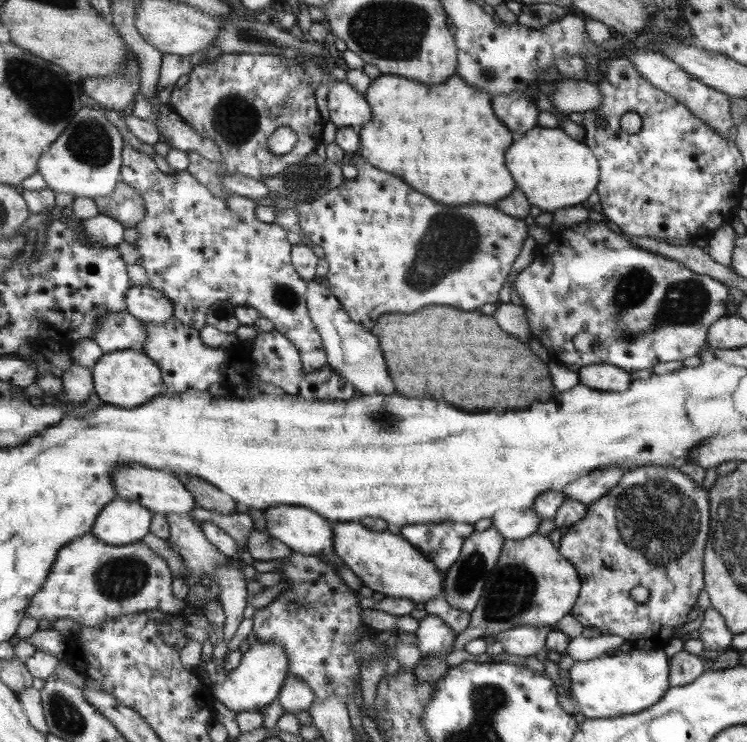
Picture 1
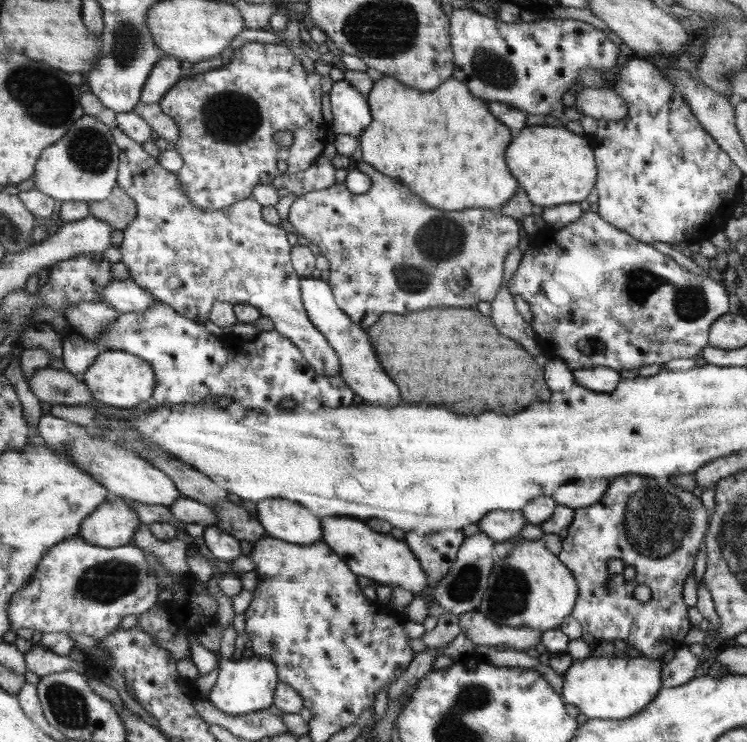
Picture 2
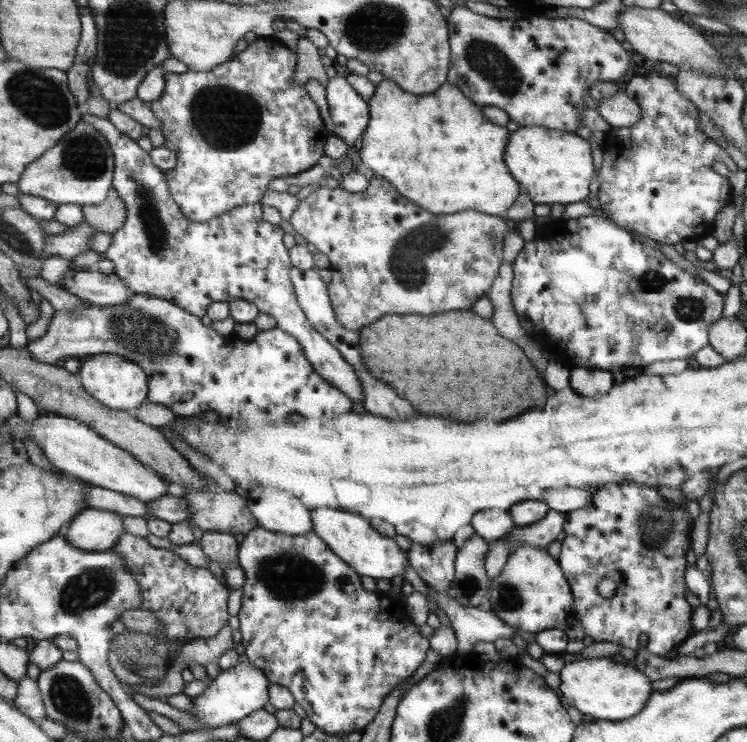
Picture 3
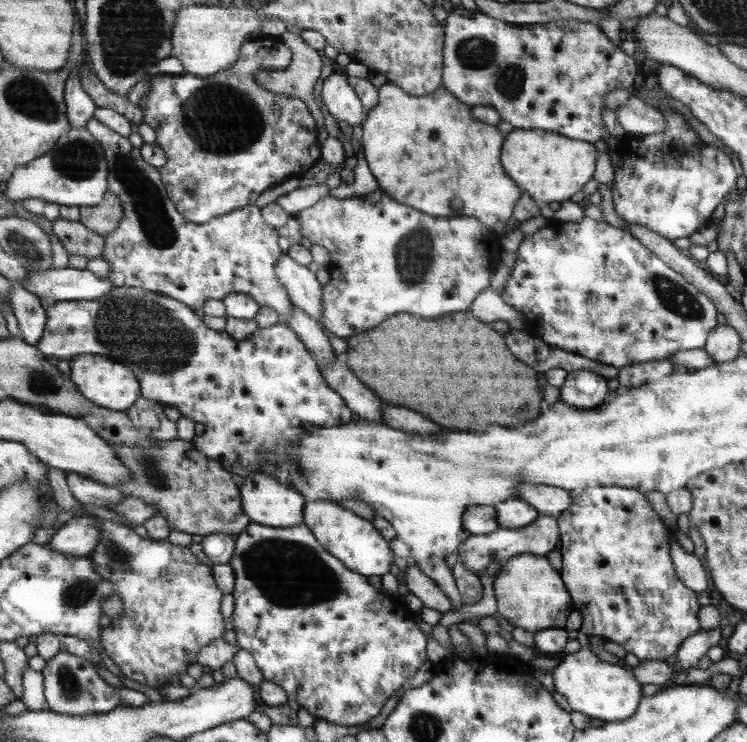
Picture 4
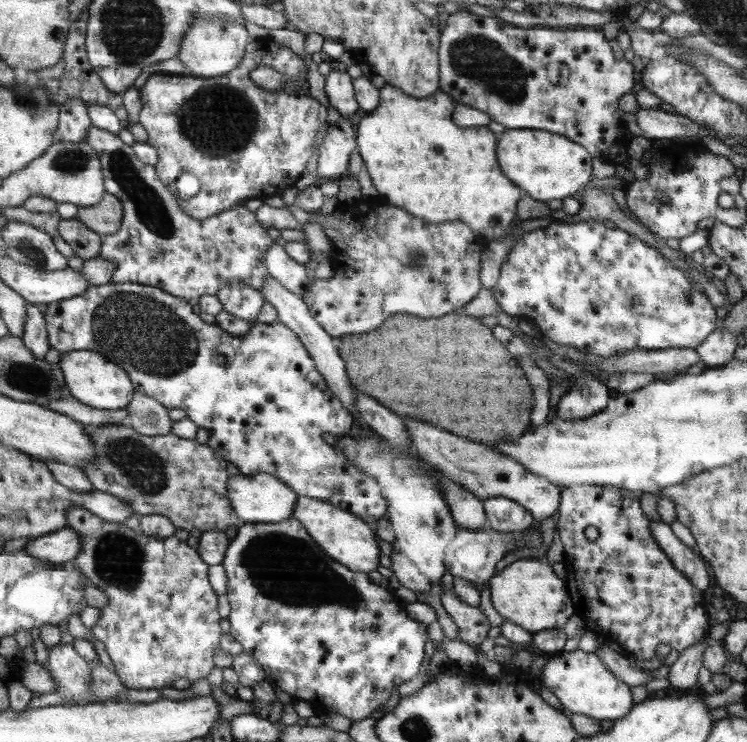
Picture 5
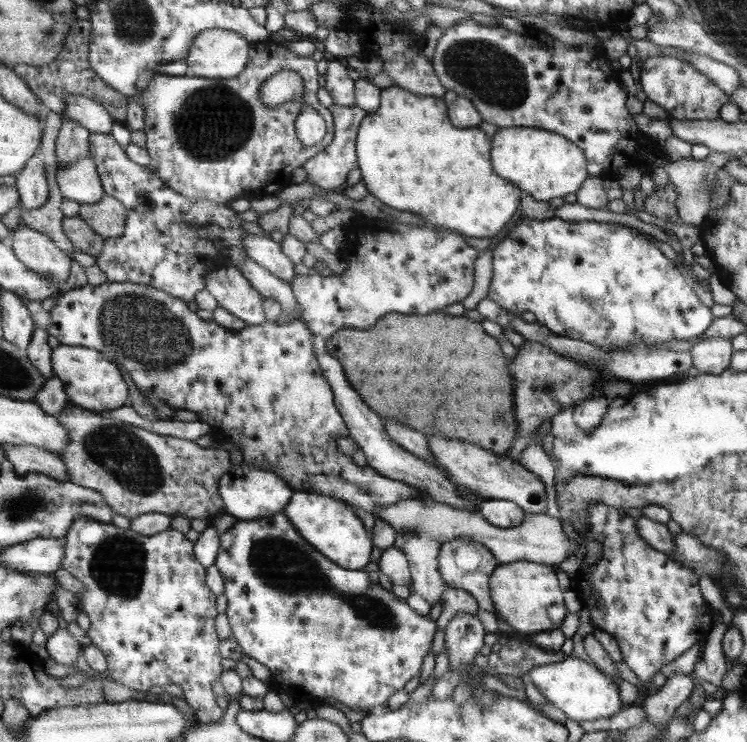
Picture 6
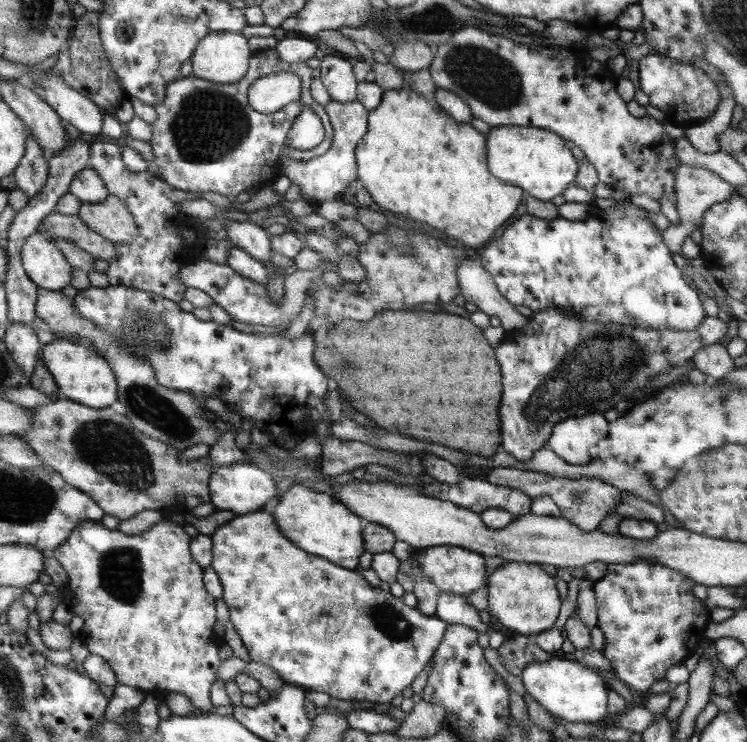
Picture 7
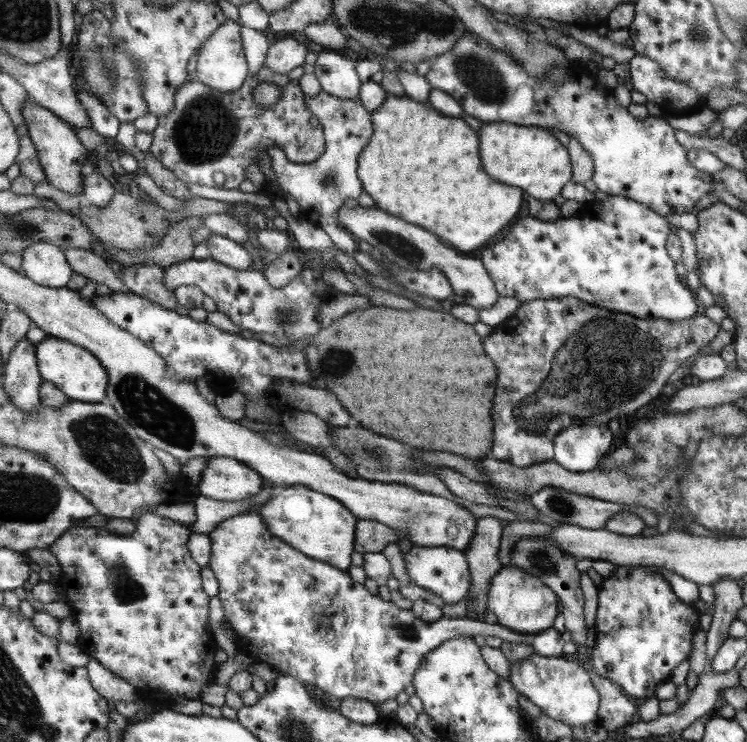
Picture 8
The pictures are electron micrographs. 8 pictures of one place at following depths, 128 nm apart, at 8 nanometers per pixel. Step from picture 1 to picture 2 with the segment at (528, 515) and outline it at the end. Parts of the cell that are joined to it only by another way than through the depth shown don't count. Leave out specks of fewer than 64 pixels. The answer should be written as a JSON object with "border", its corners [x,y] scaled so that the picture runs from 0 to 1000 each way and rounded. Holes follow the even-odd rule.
{"border":[[[657,687],[637,705],[640,714],[664,732],[692,722],[704,704],[697,689]]]}

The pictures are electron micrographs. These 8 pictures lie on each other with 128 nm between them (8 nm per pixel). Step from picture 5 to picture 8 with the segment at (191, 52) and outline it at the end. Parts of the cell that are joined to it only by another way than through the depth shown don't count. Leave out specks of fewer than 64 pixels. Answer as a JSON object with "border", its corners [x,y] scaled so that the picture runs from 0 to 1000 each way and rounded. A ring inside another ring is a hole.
{"border":[[[305,26],[299,28],[299,32],[292,35],[266,63],[266,74],[261,86],[261,108],[274,116],[303,127],[321,120],[328,112],[332,97],[323,65],[323,51],[320,51],[320,32]]]}

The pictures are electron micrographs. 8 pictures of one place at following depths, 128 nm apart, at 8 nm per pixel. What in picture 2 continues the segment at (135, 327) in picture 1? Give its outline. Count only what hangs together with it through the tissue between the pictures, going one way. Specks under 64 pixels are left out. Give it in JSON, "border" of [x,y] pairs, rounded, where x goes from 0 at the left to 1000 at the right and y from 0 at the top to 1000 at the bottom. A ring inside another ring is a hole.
{"border":[[[111,406],[87,410],[84,427],[92,441],[118,460],[130,456],[143,437],[149,437],[159,422],[151,414],[133,406]]]}

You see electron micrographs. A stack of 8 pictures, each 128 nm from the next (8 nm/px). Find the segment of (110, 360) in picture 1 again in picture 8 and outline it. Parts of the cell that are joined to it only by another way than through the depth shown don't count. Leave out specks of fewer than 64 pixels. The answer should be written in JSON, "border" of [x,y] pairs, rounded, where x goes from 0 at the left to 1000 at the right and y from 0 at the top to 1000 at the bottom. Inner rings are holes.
{"border":[[[62,453],[48,468],[47,484],[56,513],[78,522],[95,540],[135,543],[135,539],[141,539],[138,528],[142,528],[146,513],[142,497],[118,472],[100,466],[88,457],[79,457],[76,453]]]}

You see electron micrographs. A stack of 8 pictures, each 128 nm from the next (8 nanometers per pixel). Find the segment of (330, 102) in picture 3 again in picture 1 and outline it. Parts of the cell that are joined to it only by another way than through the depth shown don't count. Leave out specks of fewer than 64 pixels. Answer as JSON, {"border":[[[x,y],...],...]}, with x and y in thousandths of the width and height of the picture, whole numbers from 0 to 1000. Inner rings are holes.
{"border":[[[447,111],[438,127],[438,147],[440,163],[450,173],[467,171],[479,178],[483,170],[490,168],[499,159],[490,131],[478,124],[467,112]]]}

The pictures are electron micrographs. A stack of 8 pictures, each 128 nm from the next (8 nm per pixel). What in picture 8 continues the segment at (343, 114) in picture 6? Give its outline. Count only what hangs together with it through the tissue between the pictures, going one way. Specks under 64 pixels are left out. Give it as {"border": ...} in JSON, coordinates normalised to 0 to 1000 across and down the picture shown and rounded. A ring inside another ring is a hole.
{"border":[[[431,121],[419,131],[410,131],[410,146],[431,170],[435,187],[434,205],[419,218],[400,221],[384,214],[373,199],[357,202],[369,249],[356,244],[352,260],[361,268],[369,261],[379,265],[387,261],[400,275],[400,288],[410,301],[427,306],[439,315],[448,334],[470,344],[479,333],[475,332],[470,315],[451,302],[451,292],[459,270],[462,267],[479,270],[486,257],[479,237],[475,237],[475,226],[479,226],[479,213],[483,212],[485,202],[489,202],[501,178],[497,152],[478,133],[455,133]]]}

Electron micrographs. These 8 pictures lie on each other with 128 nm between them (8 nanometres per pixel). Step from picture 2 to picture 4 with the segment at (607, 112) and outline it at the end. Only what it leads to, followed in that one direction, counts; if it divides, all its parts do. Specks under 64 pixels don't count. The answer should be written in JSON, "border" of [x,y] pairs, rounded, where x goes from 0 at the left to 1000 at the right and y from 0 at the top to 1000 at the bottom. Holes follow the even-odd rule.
{"border":[[[850,125],[822,151],[829,170],[841,181],[870,183],[890,177],[890,167],[882,151],[861,137]]]}

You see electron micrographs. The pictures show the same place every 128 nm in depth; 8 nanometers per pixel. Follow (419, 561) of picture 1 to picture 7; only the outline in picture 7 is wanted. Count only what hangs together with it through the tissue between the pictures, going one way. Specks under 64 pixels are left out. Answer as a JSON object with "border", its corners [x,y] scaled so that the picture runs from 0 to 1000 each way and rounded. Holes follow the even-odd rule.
{"border":[[[392,651],[371,674],[365,693],[372,713],[395,735],[430,753],[438,753],[448,763],[463,768],[478,765],[481,749],[489,741],[483,728],[483,704],[470,693],[470,687],[451,671],[435,664],[424,664],[403,651]]]}

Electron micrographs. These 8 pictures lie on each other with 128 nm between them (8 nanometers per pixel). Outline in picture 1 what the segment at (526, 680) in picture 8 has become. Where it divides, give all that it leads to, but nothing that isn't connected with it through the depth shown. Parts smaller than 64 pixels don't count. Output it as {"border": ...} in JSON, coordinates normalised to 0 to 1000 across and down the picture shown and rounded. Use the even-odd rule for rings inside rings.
{"border":[[[843,873],[842,879],[839,877],[826,879],[825,883],[807,883],[795,887],[794,889],[768,892],[767,896],[760,902],[762,919],[763,919],[762,929],[764,929],[764,933],[759,935],[759,938],[767,942],[770,946],[772,946],[776,960],[775,964],[783,969],[818,968],[818,965],[826,966],[826,965],[834,965],[834,962],[837,964],[850,962],[850,960],[858,961],[861,957],[863,957],[863,954],[870,956],[871,951],[876,951],[892,937],[892,931],[898,927],[896,925],[896,915],[893,915],[894,906],[896,906],[896,891],[893,888],[893,884],[890,883],[890,880],[888,880],[886,876],[862,877],[850,873]]]}

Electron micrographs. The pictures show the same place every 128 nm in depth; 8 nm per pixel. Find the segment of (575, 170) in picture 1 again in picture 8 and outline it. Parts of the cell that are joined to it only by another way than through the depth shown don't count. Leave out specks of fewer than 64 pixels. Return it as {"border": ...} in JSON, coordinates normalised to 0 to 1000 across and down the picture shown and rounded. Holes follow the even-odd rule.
{"border":[[[663,164],[663,167],[647,166],[641,175],[641,208],[647,208],[647,229],[652,229],[652,235],[657,235],[657,240],[663,240],[665,245],[697,253],[703,261],[712,264],[716,270],[738,271],[740,264],[750,261],[759,243],[764,243],[763,210],[754,197],[755,194],[748,194],[724,171]]]}

